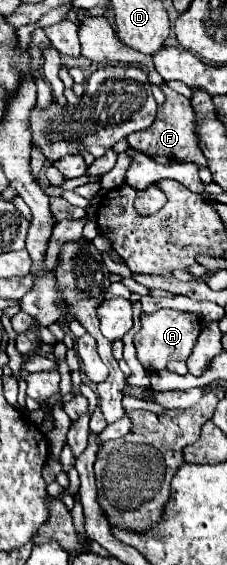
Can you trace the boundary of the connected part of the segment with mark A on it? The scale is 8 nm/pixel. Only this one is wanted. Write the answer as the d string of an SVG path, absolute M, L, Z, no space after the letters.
M161 308L161 310L157 310L155 314L149 314L149 316L143 314L141 316L141 330L135 334L137 358L143 364L143 368L149 370L149 372L165 370L167 362L171 362L171 360L183 360L185 362L191 356L191 350L193 350L201 330L203 330L201 320L195 314L189 314L189 312Z

